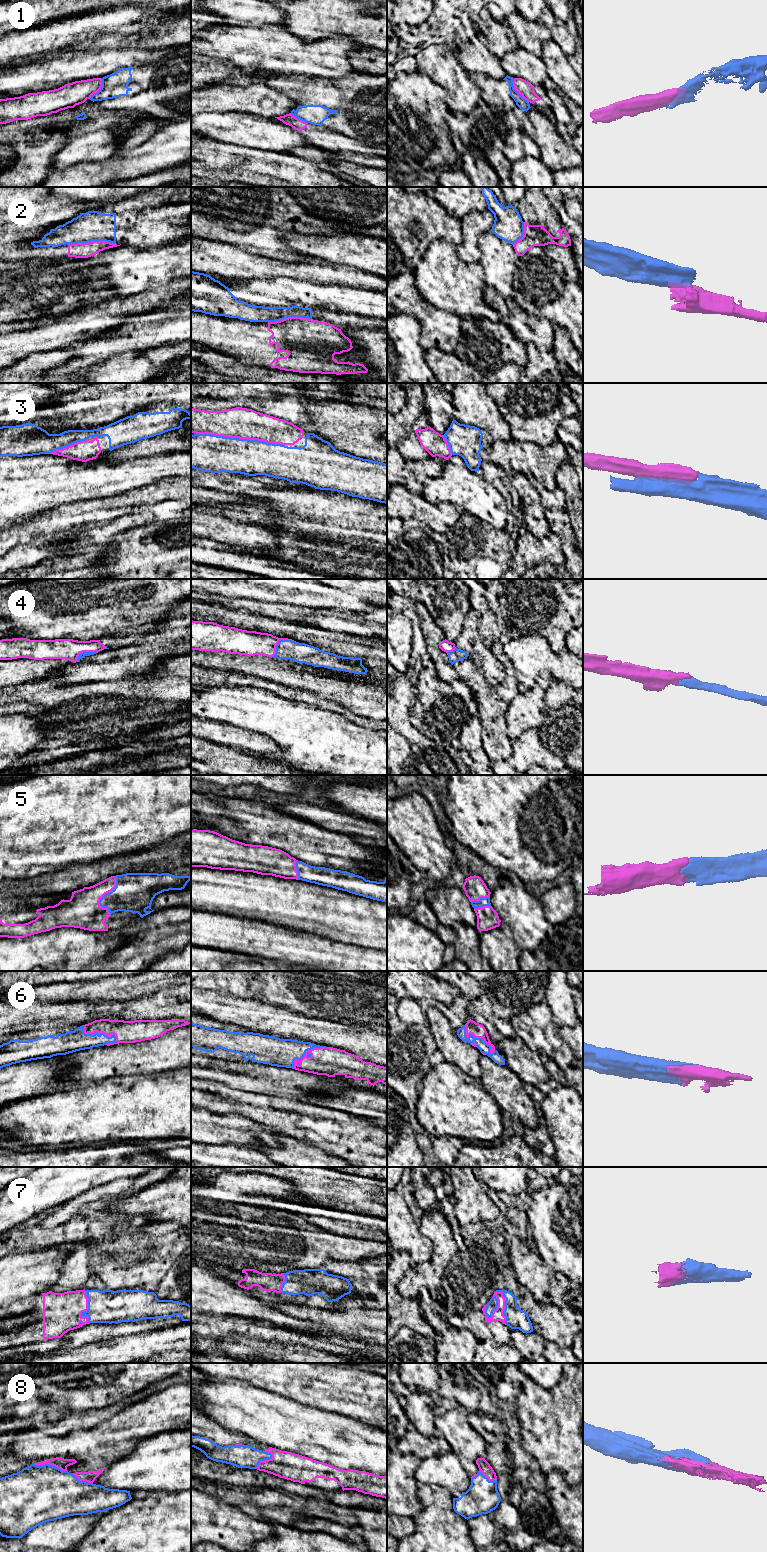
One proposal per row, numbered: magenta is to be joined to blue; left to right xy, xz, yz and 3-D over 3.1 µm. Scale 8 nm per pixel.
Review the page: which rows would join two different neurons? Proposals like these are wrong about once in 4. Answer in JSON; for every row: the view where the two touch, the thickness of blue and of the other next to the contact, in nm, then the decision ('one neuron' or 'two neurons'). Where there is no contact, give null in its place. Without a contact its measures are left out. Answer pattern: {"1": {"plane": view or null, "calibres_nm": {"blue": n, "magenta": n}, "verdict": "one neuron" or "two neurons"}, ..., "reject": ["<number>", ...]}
{"1": {"plane": "yz", "calibres_nm": {"blue": 80, "magenta": 120}, "verdict": "two neurons"}, "2": {"plane": "xy", "calibres_nm": {"blue": 240, "magenta": 130}, "verdict": "two neurons"}, "3": {"plane": "xz", "calibres_nm": {"blue": 300, "magenta": 240}, "verdict": "one neuron"}, "4": {"plane": "xz", "calibres_nm": {"blue": 160, "magenta": 200}, "verdict": "one neuron"}, "5": {"plane": "xy", "calibres_nm": {"blue": 300, "magenta": 280}, "verdict": "one neuron"}, "6": {"plane": "xz", "calibres_nm": {"blue": 220, "magenta": 240}, "verdict": "one neuron"}, "7": {"plane": "yz", "calibres_nm": {"blue": 80, "magenta": 90}, "verdict": "one neuron"}, "8": {"plane": "xy", "calibres_nm": {"blue": 460, "magenta": 90}, "verdict": "one neuron"}, "reject": ["1", "2"]}

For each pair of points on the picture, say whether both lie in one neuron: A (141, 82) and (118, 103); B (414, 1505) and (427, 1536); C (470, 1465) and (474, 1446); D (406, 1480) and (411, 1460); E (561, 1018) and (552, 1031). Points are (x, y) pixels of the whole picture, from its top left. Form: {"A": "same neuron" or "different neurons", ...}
{"A": "same neuron", "B": "different neurons", "C": "same neuron", "D": "same neuron", "E": "different neurons"}

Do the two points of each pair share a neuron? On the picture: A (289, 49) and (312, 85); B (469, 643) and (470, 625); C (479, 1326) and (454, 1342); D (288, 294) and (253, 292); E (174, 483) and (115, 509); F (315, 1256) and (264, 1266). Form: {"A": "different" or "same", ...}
{"A": "different", "B": "same", "C": "different", "D": "same", "E": "same", "F": "same"}

